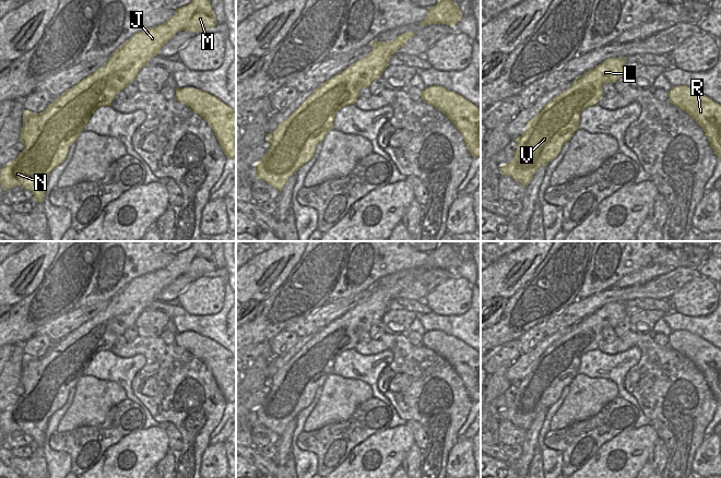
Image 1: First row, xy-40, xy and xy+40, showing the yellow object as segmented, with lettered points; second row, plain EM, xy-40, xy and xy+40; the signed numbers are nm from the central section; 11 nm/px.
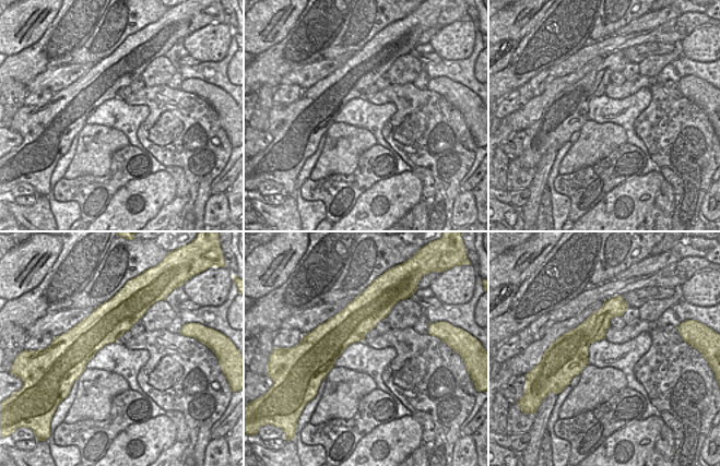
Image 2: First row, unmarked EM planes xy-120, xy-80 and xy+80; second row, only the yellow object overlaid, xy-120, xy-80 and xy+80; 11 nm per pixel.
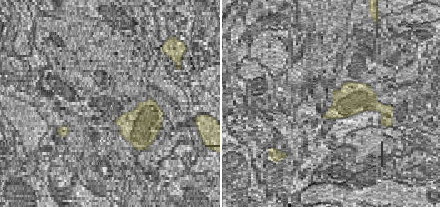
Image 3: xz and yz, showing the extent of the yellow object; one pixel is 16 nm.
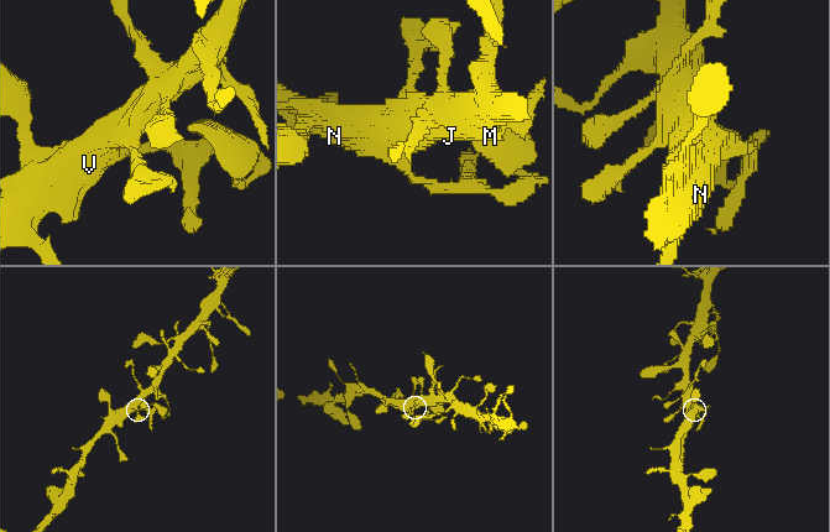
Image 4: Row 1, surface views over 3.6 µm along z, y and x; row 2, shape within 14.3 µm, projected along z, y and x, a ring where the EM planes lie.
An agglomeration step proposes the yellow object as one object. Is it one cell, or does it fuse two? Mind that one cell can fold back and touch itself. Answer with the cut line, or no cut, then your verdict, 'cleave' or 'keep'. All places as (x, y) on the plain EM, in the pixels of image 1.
xy+40 (591, 342), (581, 350), (572, 350) | cleave

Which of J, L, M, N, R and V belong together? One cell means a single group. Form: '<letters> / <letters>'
J L M N V / R

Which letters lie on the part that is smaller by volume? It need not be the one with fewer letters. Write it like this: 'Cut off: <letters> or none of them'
Cut off: R

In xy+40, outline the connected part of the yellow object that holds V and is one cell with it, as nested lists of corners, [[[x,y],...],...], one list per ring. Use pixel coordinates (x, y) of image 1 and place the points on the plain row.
[[[610,302],[577,322],[570,333],[551,344],[540,358],[527,368],[525,375],[521,381],[512,384],[518,387],[515,401],[511,406],[500,410],[500,418],[509,420],[527,431],[535,416],[556,403],[563,390],[569,386],[574,378],[579,373],[580,356],[598,349],[600,343],[604,339],[602,331],[605,327],[614,328],[626,316],[626,302]]]

